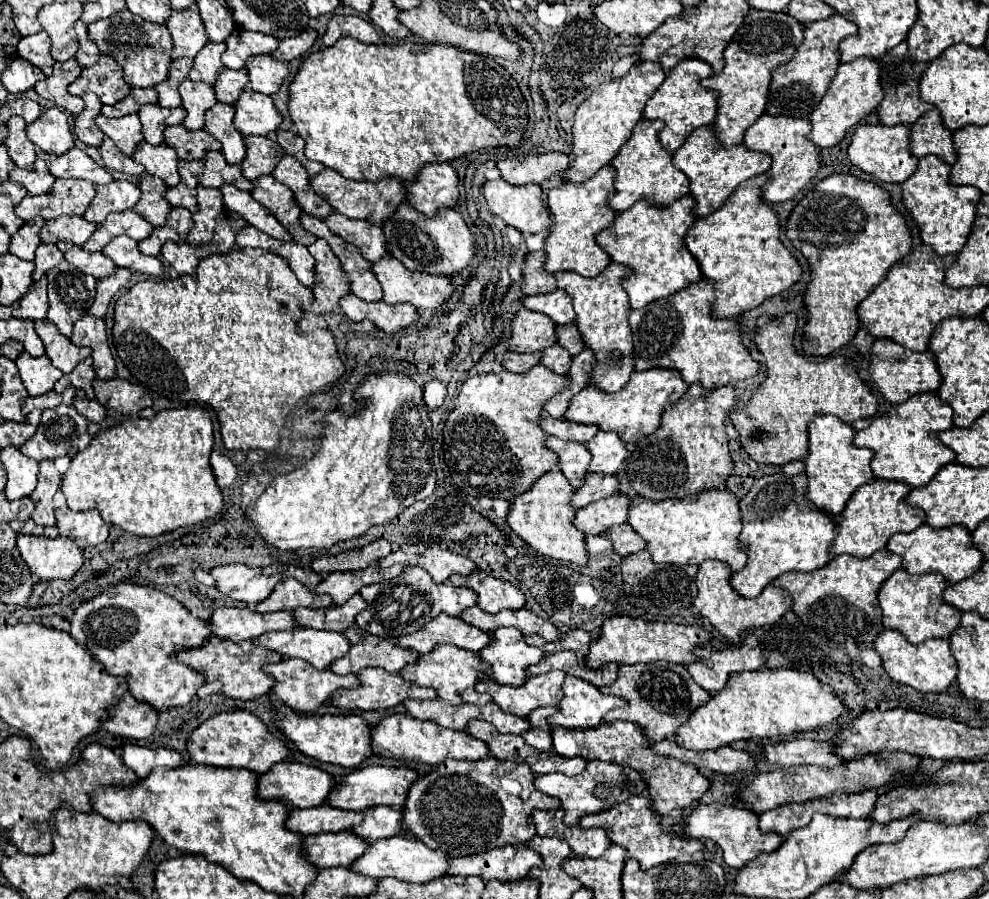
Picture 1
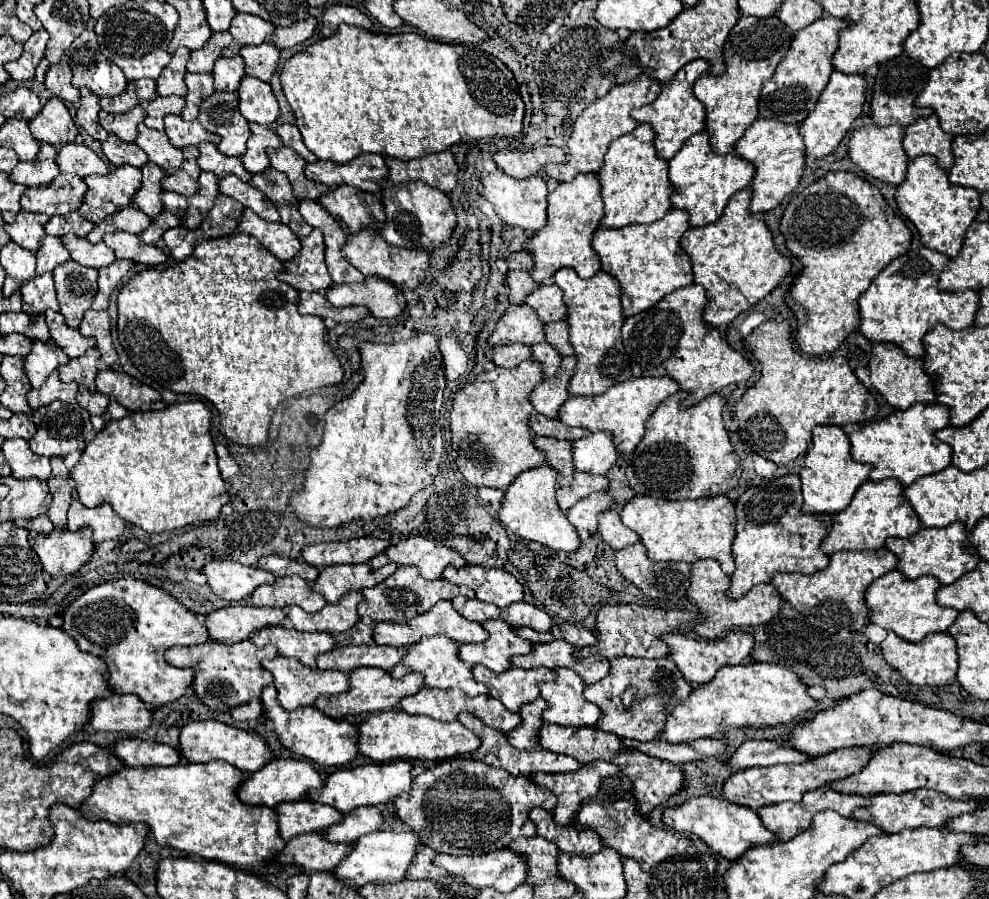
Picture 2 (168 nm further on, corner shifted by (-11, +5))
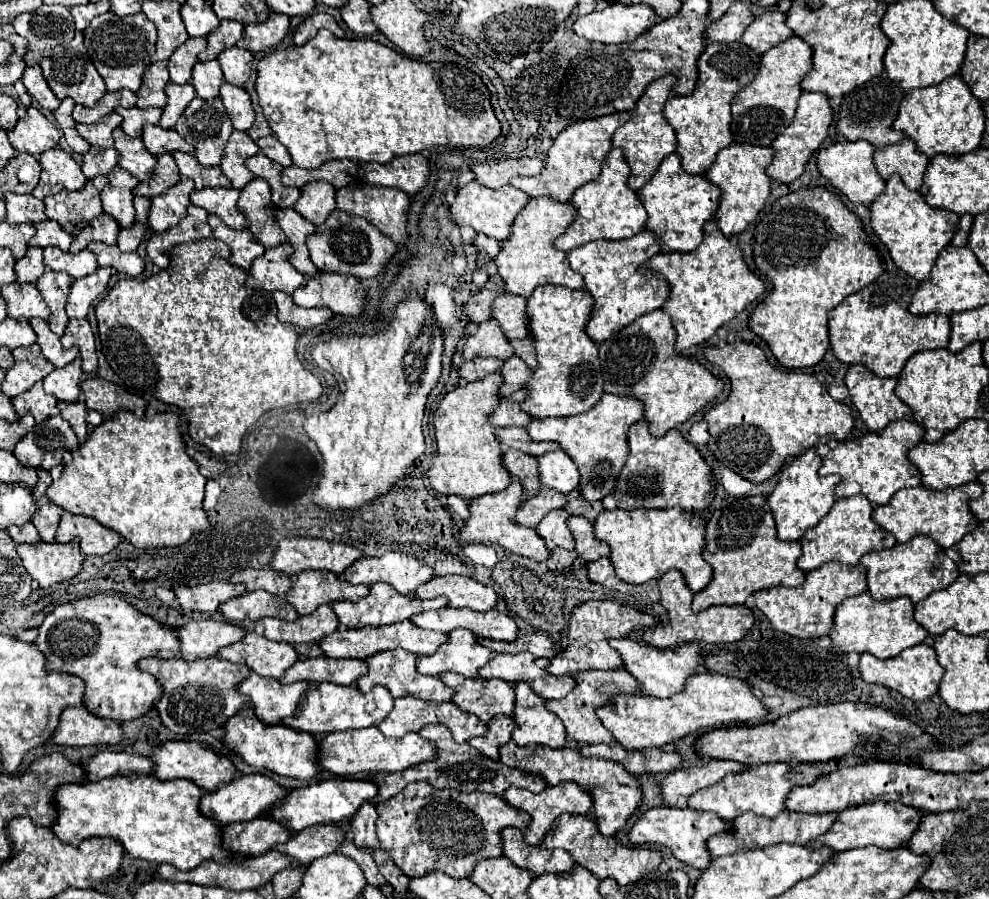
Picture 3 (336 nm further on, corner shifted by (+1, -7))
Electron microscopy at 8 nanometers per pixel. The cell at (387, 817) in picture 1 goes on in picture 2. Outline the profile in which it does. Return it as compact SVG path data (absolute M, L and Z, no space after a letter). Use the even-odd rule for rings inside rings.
M360 806L346 814L346 818L330 826L330 830L324 832L324 836L330 842L356 842L360 836L380 830L386 824L386 816L376 806Z

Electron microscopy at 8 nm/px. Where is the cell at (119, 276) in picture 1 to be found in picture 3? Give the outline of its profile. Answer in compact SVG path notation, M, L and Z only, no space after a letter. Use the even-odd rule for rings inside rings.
M98 268L94 274L84 278L74 278L66 302L68 318L86 318L90 304L108 288L110 268Z

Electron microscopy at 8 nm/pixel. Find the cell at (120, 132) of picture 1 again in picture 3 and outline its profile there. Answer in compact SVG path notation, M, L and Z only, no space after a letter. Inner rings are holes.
M112 112L108 116L104 116L100 122L96 124L76 124L78 134L90 144L90 146L98 146L98 148L112 148L114 140L112 140L112 130L118 128L122 122L120 114Z

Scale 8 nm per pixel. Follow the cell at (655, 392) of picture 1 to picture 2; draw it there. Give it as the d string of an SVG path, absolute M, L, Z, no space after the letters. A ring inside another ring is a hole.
M666 376L630 378L626 382L612 386L612 390L600 394L600 398L568 398L562 404L558 418L568 426L582 426L582 428L588 428L590 432L600 432L600 430L612 432L620 454L626 454L626 452L634 452L640 438L644 436L648 414L652 414L652 410L656 410L656 406L664 402L664 398L676 394L678 390L680 390L680 384L674 378L672 380Z

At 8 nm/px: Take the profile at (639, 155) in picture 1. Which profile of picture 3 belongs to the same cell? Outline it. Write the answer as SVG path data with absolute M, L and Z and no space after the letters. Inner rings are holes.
M612 148L606 156L606 160L602 162L602 172L596 180L580 186L572 198L570 204L576 208L576 218L574 222L568 226L568 230L564 232L564 236L558 236L554 240L554 246L562 252L570 252L572 248L592 242L592 240L624 240L630 238L634 234L638 234L640 230L644 230L646 224L646 210L642 206L642 202L638 200L636 192L632 192L628 188L628 176L630 176L630 168L624 160L622 150Z

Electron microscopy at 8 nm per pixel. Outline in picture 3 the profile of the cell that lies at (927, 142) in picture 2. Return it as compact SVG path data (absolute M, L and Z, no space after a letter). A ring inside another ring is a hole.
M908 138L900 140L900 142L892 144L892 146L876 148L876 152L874 152L874 168L876 168L876 172L878 172L884 180L888 180L892 174L898 174L908 190L918 190L918 188L920 188L922 176L924 176L924 172L926 172L928 162L930 162L928 156L922 154L922 152L918 152L918 150L916 150L916 144L914 144L912 140L908 140Z

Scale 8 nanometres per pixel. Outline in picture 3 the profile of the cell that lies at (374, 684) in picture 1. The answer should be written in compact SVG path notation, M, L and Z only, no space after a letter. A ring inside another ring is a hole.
M314 682L304 692L298 710L284 718L282 724L294 730L310 732L310 734L326 734L336 730L350 730L350 728L368 728L382 722L394 706L394 698L384 686L374 686L368 694L362 694L356 686L338 686L328 682Z

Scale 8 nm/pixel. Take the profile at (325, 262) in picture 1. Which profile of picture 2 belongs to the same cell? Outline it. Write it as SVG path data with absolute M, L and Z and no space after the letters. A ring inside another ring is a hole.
M312 230L312 234L302 240L300 254L284 266L286 268L278 278L296 290L326 294L334 284L324 262L324 236L320 230Z

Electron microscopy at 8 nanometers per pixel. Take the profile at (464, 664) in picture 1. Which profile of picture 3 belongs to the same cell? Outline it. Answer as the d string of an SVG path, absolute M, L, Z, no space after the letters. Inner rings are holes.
M394 648L388 652L380 652L380 654L372 654L372 658L364 660L368 666L368 674L364 674L362 678L358 678L356 686L360 692L368 692L372 686L380 684L386 686L386 690L390 690L392 698L402 698L402 696L414 696L420 700L428 700L428 702L448 702L452 698L452 690L448 686L444 686L440 682L440 678L436 676L422 676L416 672L416 654Z

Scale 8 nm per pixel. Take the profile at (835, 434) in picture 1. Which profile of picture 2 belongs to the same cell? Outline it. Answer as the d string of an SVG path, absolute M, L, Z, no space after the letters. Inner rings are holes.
M816 426L812 430L812 446L804 456L806 472L800 472L802 478L802 510L808 514L836 514L844 510L854 492L862 482L868 480L872 468L868 464L856 462L850 454L850 438L840 426Z

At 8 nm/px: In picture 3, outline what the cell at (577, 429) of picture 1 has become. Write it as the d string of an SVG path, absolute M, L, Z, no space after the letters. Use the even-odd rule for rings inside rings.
M496 428L494 430L498 442L502 444L502 448L516 448L524 454L530 456L540 456L544 452L552 452L552 450L560 450L560 446L556 442L532 442L526 428Z

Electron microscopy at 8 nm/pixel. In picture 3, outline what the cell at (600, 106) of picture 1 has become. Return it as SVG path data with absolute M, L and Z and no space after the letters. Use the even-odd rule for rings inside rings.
M614 112L610 116L602 116L596 120L574 122L566 130L562 130L558 134L558 138L554 140L554 144L550 146L544 170L532 178L514 178L510 182L510 186L526 192L530 198L550 196L552 200L568 202L576 188L594 180L600 174L600 166L612 148L612 142L610 142L612 134L616 132L616 128L624 126L628 122L628 118L630 118L630 112Z

